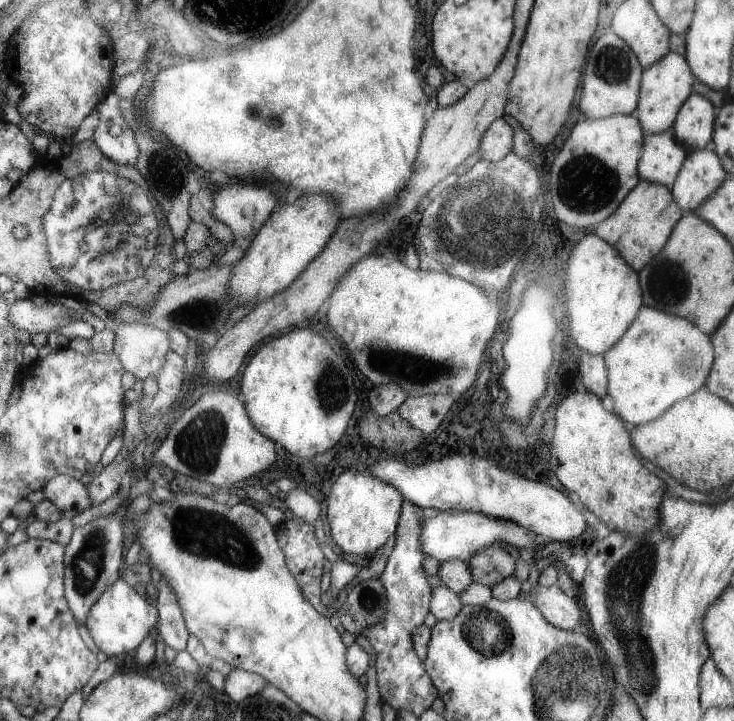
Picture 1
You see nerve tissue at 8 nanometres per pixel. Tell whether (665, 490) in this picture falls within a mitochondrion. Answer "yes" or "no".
no

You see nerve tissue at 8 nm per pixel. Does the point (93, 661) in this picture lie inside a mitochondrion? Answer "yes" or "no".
no

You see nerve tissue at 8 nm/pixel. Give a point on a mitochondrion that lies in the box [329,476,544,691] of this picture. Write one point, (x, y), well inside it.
(483, 630)

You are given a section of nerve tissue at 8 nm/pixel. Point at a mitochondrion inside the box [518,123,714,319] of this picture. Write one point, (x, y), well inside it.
(589, 184)

